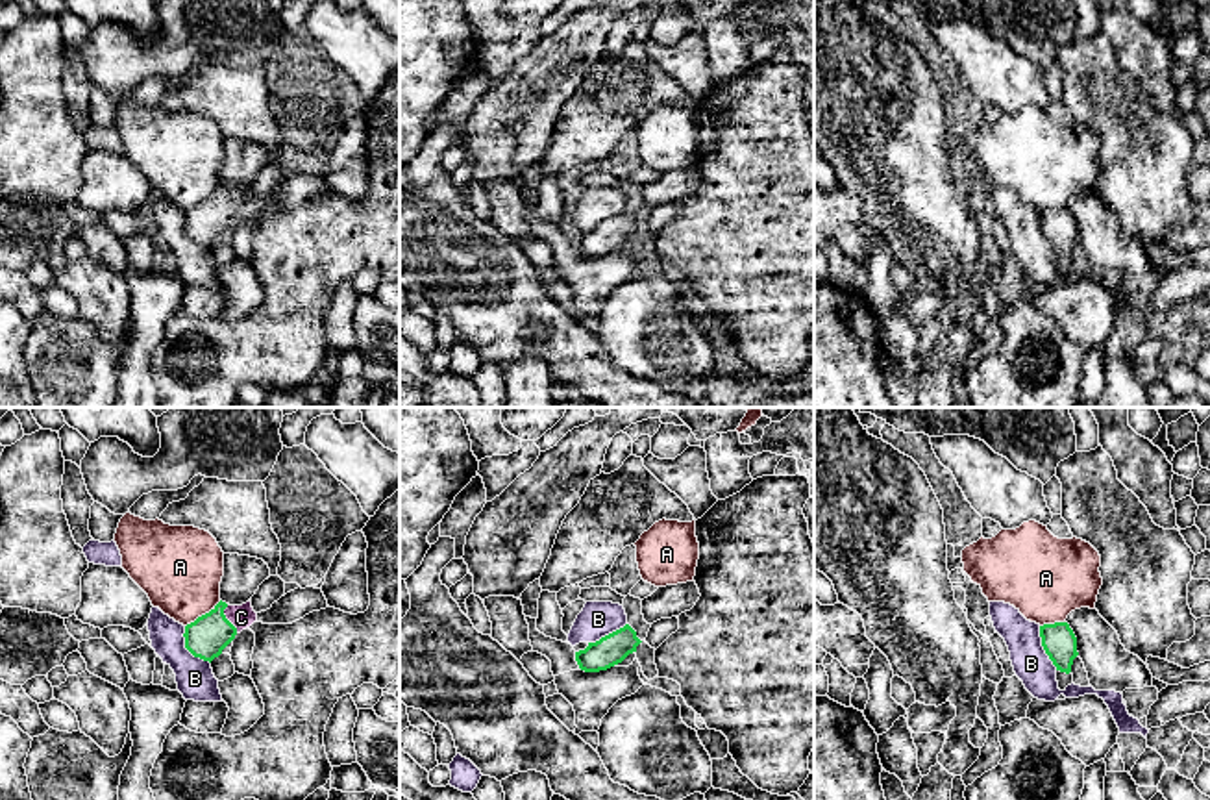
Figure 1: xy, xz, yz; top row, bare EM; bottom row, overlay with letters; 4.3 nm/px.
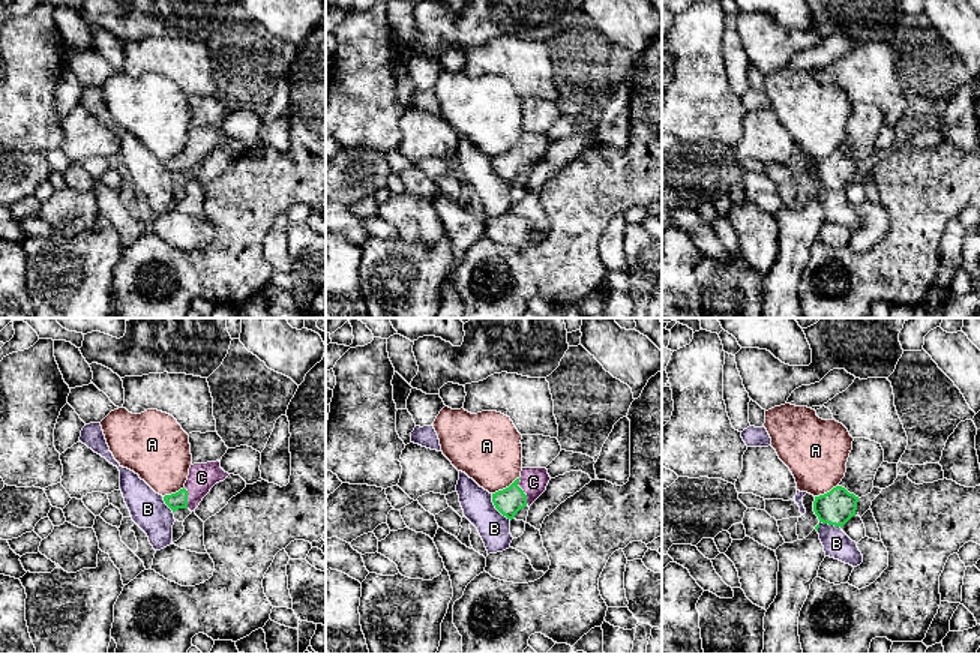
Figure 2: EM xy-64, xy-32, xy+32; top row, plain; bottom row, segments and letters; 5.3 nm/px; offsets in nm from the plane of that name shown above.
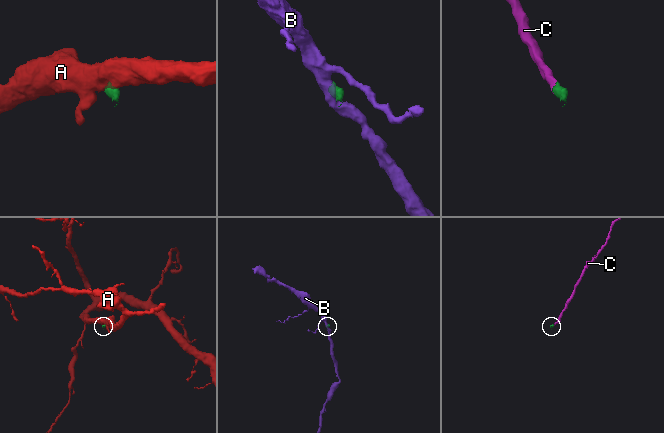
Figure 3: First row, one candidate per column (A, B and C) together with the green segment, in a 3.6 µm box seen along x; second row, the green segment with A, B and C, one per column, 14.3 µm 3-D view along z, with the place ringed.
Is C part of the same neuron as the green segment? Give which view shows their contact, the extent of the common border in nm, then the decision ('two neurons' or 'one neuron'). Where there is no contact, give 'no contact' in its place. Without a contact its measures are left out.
xy | 140 nm | one neuron

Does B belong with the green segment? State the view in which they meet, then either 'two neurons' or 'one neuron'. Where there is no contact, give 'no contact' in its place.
xy | two neurons

